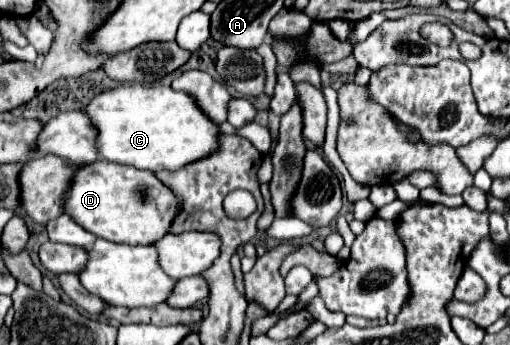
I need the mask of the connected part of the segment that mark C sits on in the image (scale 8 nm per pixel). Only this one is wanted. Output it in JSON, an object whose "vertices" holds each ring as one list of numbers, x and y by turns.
{"vertices":[[127,84,113,90,107,90,91,100,85,108,93,118,93,126,97,128,97,148,99,156,105,160,113,160,119,164,129,164,139,170,179,170,191,162,207,158,219,150,219,124,215,124,195,102,189,92,173,90,171,86,143,86,143,84]]}

